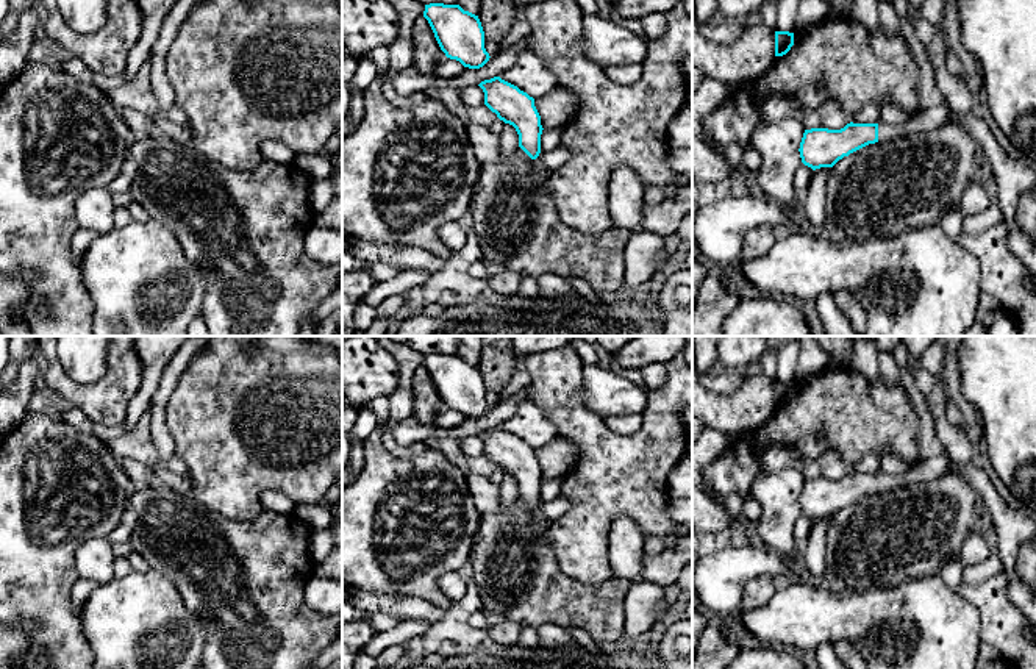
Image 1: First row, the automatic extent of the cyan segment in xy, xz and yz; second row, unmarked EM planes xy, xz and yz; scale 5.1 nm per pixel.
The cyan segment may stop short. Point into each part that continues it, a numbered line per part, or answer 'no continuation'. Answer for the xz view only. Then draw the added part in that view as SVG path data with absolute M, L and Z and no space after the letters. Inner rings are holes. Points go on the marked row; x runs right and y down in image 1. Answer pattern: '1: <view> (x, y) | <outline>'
no continuation

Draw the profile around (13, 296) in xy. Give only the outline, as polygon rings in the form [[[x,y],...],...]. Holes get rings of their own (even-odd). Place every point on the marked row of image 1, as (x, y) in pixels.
[[[0,274],[0,333],[3,336],[31,336],[20,319],[27,300],[25,284]]]

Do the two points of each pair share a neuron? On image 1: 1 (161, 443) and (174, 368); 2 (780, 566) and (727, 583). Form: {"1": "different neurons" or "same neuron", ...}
{"1": "same neuron", "2": "same neuron"}

